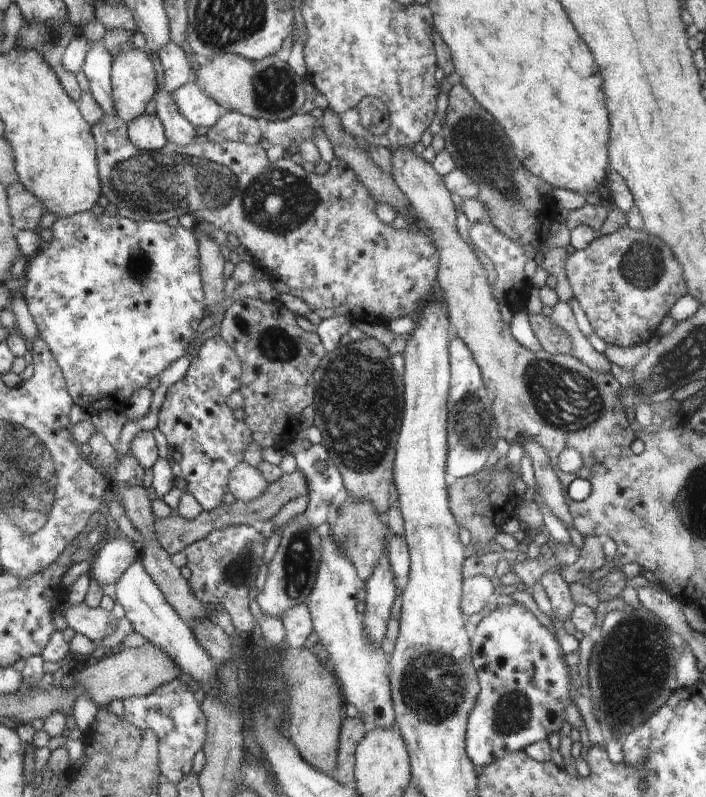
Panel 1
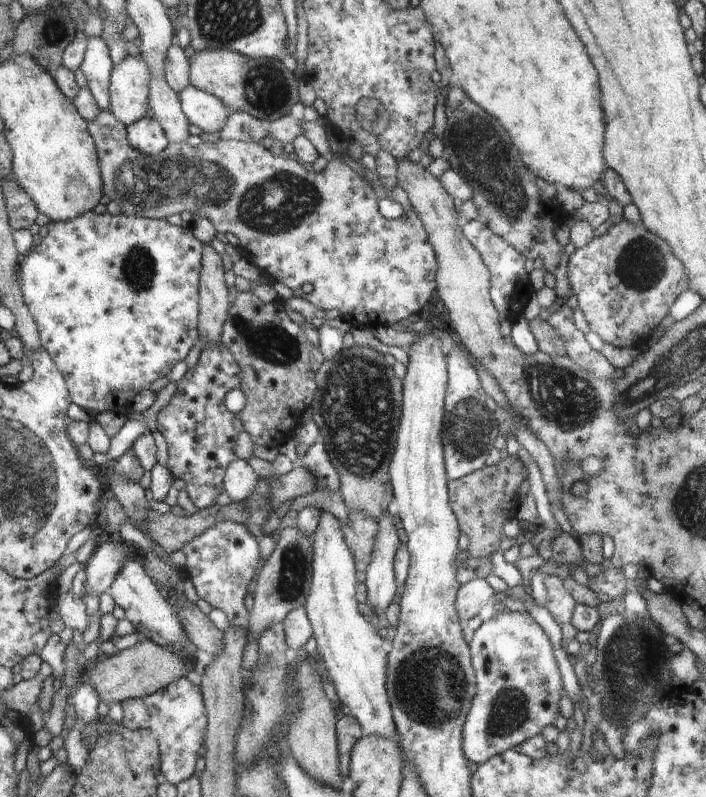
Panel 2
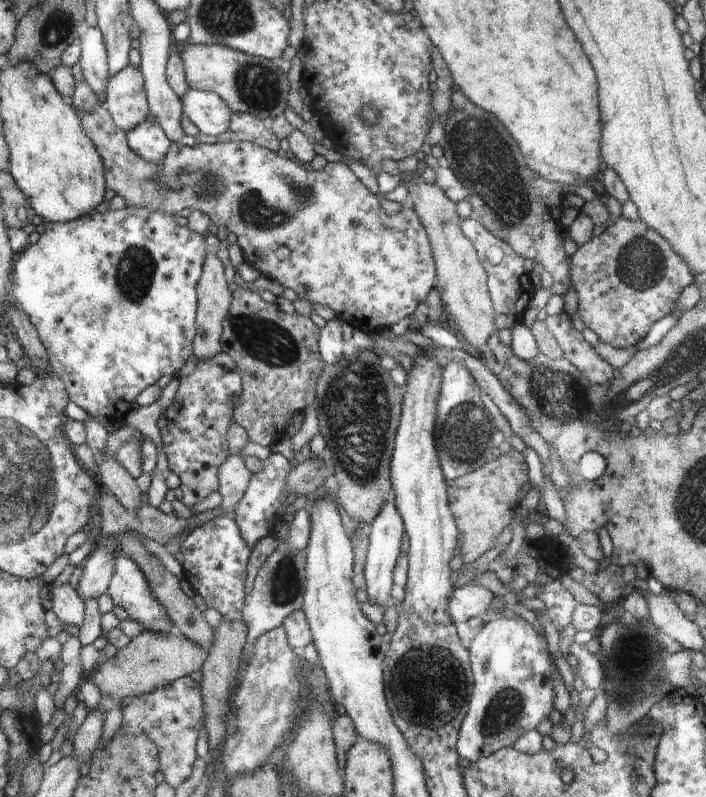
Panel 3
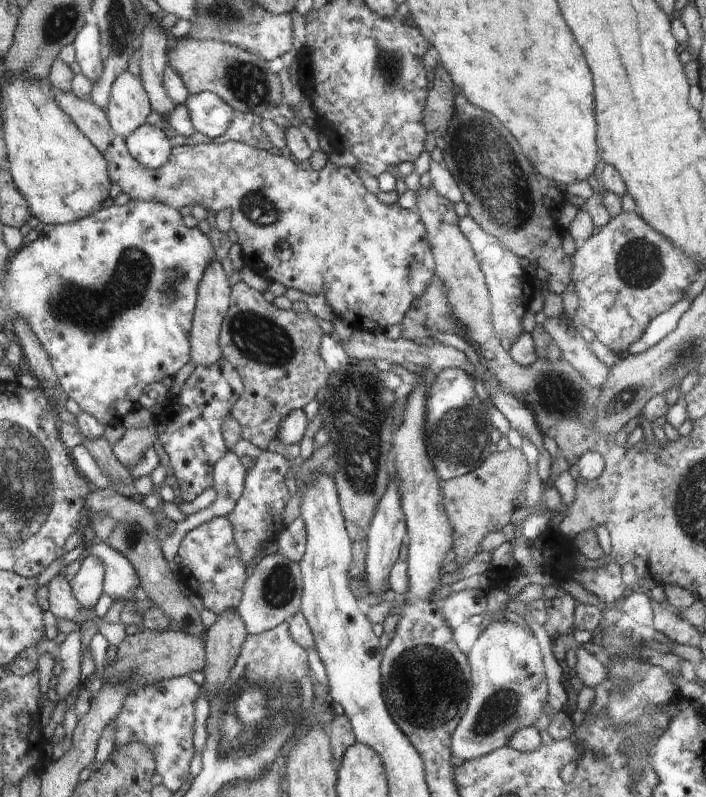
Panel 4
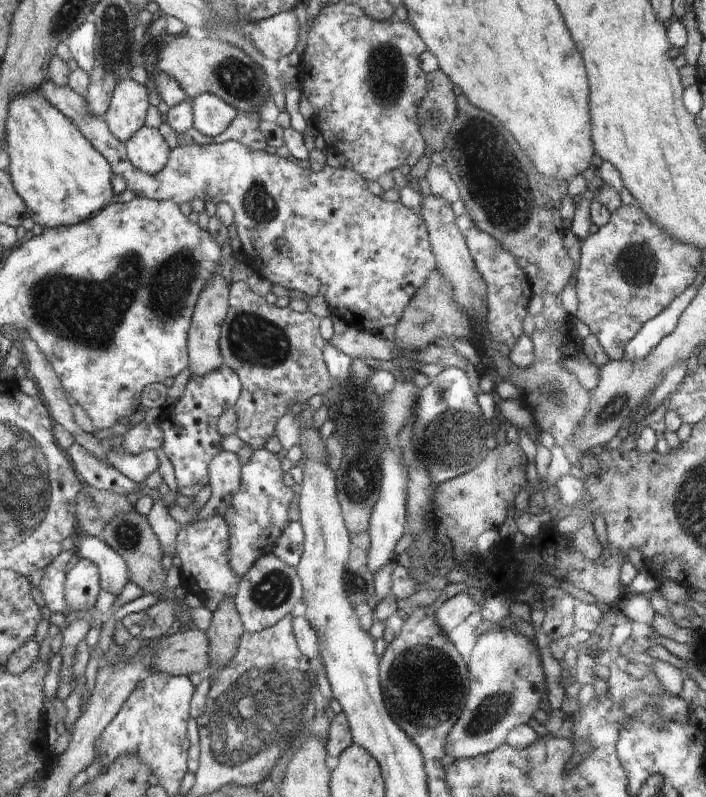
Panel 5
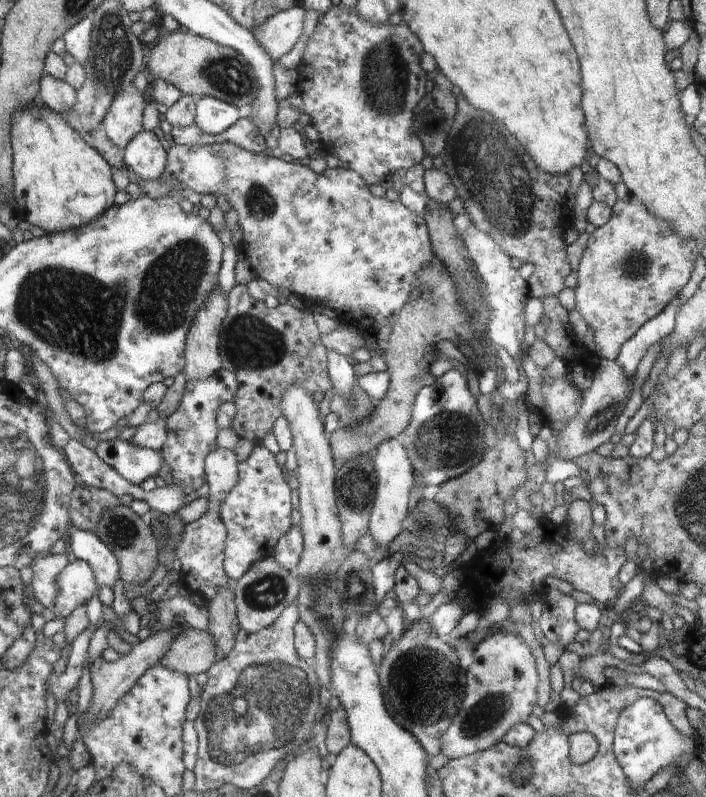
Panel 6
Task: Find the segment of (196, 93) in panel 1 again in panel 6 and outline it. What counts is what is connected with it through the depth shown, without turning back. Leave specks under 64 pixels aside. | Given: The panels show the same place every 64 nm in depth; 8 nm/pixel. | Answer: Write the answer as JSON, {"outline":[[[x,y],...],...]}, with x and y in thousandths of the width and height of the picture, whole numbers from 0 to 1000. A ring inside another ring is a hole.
{"outline":[[[290,120],[280,127],[278,154],[299,169],[320,166],[341,148],[339,133],[305,120]]]}

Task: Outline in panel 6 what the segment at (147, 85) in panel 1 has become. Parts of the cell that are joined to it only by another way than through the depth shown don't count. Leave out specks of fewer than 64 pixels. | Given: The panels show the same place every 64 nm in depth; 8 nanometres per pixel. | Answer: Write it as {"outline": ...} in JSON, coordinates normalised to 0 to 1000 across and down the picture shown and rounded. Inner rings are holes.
{"outline":[[[187,105],[173,113],[147,151],[154,172],[178,186],[205,161],[208,134],[204,114]]]}

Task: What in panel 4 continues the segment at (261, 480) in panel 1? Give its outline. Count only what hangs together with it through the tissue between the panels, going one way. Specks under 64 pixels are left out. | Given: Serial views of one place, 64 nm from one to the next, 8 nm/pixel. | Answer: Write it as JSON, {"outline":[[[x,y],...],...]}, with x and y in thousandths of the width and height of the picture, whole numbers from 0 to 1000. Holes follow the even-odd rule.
{"outline":[[[329,565],[305,585],[305,612],[309,617],[307,626],[290,640],[266,646],[263,652],[251,657],[251,664],[245,668],[245,671],[229,679],[229,690],[232,690],[232,696],[238,705],[246,705],[246,703],[252,700],[259,678],[276,662],[303,652],[306,649],[323,649],[331,642],[339,627],[344,625],[350,615],[351,591],[348,585],[343,582],[343,573],[337,572],[337,570]]]}

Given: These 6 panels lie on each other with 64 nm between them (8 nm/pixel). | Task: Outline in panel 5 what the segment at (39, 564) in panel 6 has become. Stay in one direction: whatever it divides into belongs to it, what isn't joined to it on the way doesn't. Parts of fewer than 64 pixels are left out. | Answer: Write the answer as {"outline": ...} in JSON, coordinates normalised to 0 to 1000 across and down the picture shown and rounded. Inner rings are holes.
{"outline":[[[109,688],[91,691],[72,709],[61,725],[57,739],[62,744],[62,752],[72,768],[96,770],[101,760],[95,749],[95,719],[93,713],[102,705],[102,700],[110,696]]]}

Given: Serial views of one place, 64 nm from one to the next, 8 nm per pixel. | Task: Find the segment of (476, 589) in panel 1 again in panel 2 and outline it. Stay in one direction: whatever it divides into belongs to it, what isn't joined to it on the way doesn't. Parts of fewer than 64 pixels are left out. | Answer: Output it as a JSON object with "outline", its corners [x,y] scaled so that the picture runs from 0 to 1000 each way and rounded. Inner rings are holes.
{"outline":[[[674,724],[652,734],[646,763],[654,778],[666,778],[677,772],[686,760],[698,758],[705,749],[687,725]]]}

